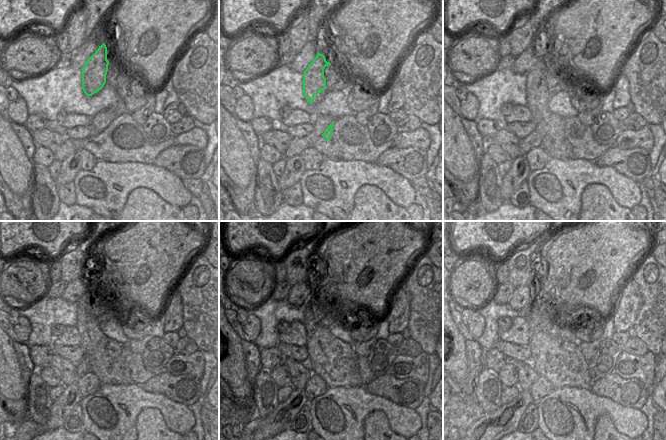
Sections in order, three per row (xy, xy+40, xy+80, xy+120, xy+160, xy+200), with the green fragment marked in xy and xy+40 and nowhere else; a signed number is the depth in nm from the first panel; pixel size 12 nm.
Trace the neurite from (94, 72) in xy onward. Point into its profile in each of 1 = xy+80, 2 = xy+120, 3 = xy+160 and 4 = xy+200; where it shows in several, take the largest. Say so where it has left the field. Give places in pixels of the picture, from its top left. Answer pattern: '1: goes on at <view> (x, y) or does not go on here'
1: goes on at xy+80 (554, 143)
2: goes on at xy+120 (108, 365)
3: goes on at xy+160 (338, 364)
4: goes on at xy+200 (562, 365)

